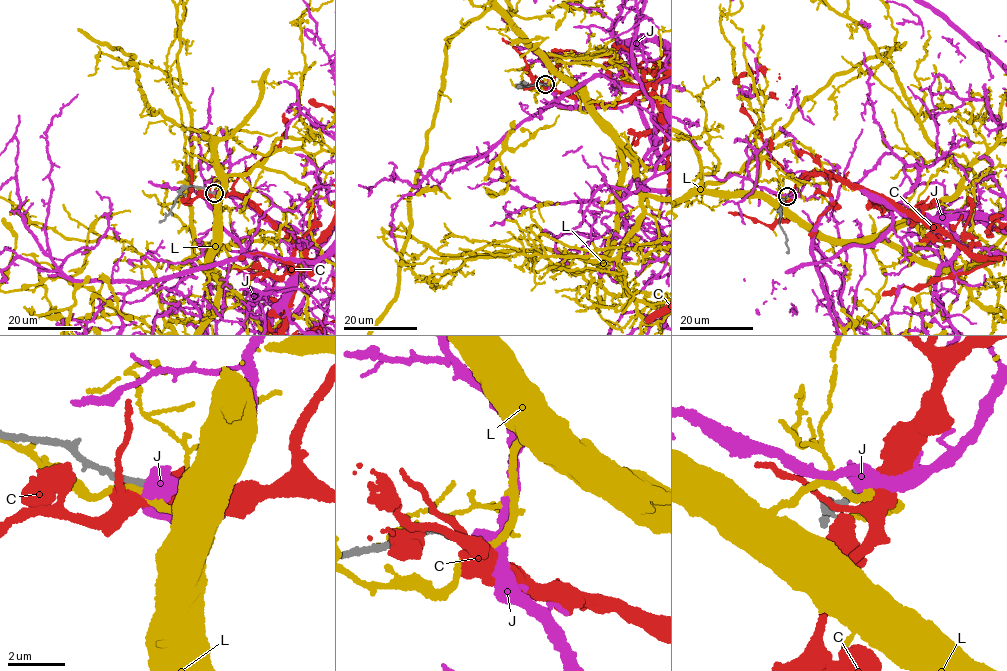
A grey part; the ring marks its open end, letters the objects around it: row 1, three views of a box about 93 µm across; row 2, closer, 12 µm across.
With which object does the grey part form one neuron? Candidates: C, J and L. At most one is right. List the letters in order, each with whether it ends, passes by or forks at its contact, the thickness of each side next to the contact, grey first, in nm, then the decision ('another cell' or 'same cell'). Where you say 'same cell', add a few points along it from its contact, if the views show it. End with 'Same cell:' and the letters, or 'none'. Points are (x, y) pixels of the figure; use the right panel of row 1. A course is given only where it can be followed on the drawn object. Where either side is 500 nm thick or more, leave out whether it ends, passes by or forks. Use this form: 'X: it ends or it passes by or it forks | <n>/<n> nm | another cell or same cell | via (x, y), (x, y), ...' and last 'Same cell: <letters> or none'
C: 280/550 nm | another cell
J: 280/550 nm | same cell
L: it passes by | 280/240 nm | another cell
Same cell: J

